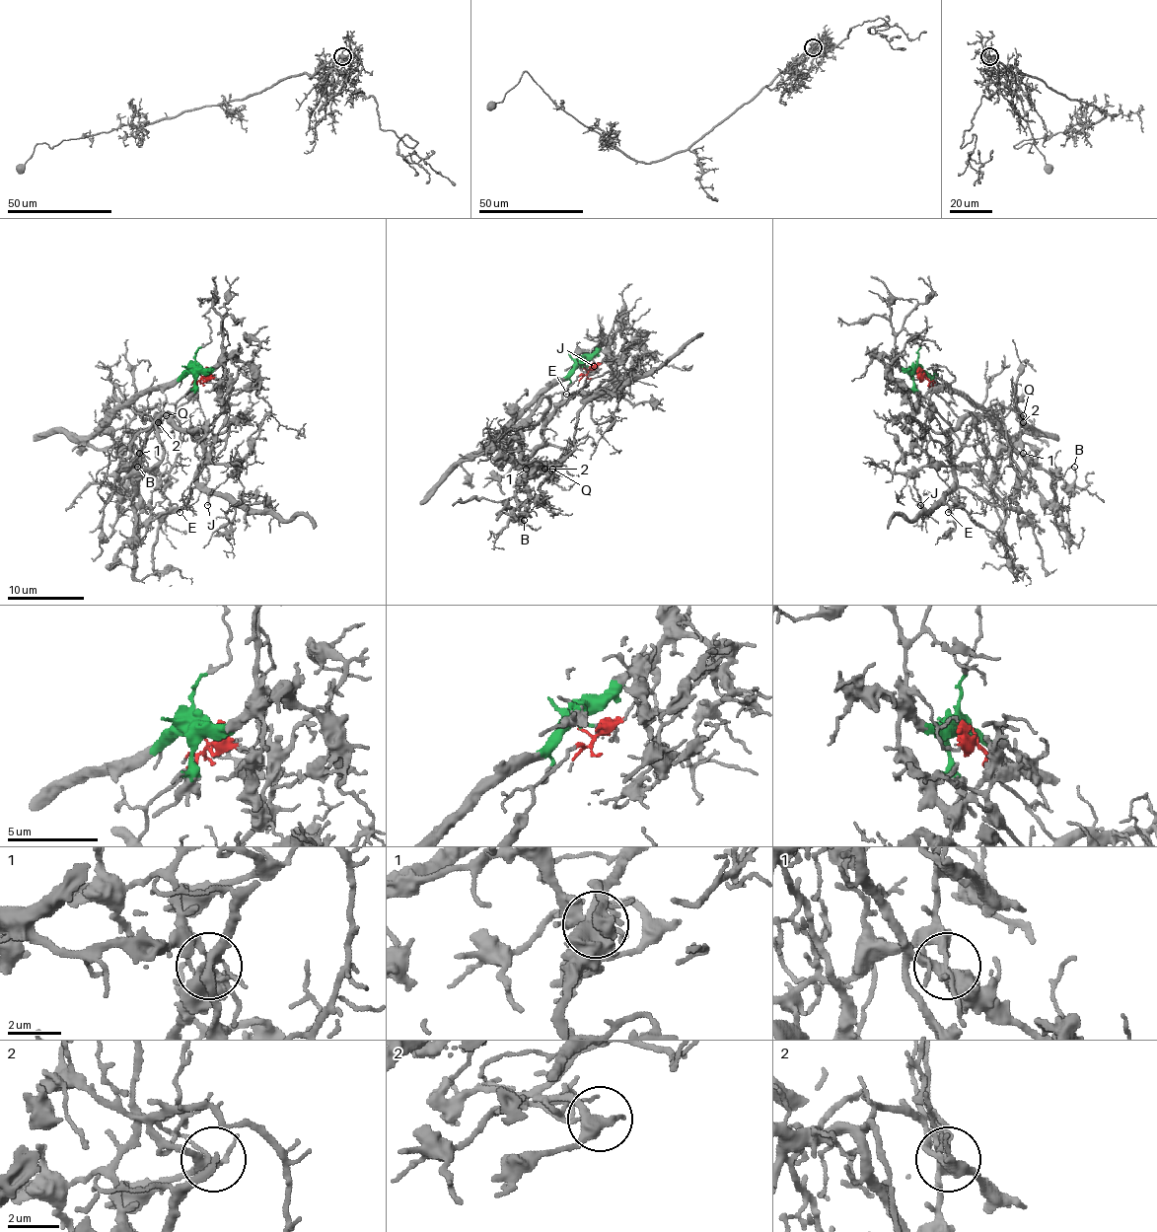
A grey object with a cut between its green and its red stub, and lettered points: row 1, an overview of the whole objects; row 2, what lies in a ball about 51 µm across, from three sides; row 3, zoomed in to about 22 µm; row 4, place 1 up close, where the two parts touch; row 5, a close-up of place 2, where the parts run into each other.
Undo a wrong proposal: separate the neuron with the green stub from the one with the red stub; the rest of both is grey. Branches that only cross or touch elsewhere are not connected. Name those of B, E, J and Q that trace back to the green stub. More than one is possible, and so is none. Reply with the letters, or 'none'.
none

